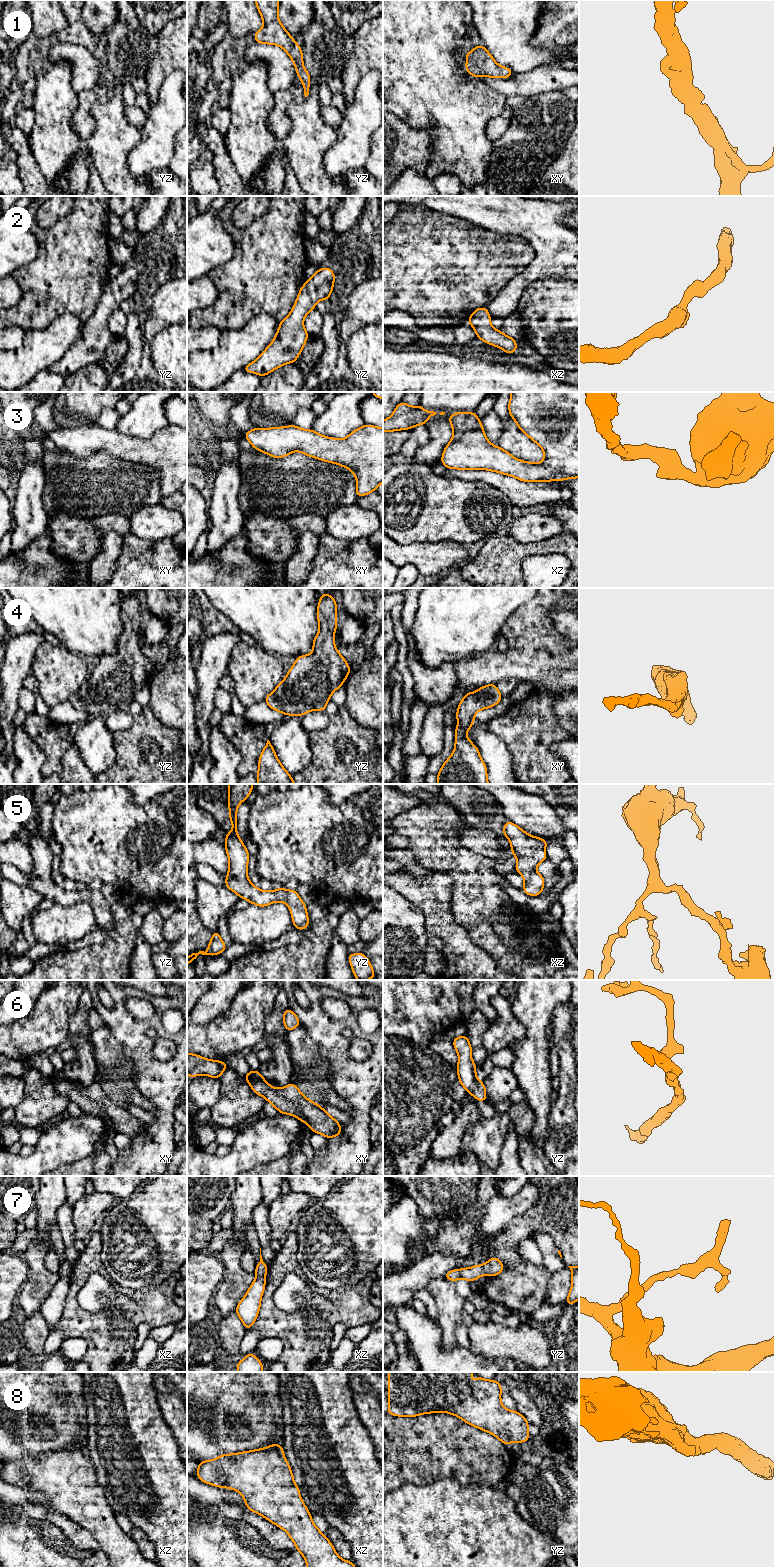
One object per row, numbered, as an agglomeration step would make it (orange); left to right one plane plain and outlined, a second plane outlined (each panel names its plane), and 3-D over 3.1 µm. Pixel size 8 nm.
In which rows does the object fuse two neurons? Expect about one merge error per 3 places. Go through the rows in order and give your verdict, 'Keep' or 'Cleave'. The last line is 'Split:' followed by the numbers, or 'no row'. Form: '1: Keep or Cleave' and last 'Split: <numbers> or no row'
1: Keep
2: Keep
3: Keep
4: Keep
5: Keep
6: Keep
7: Cleave
8: Keep
Split: 7

